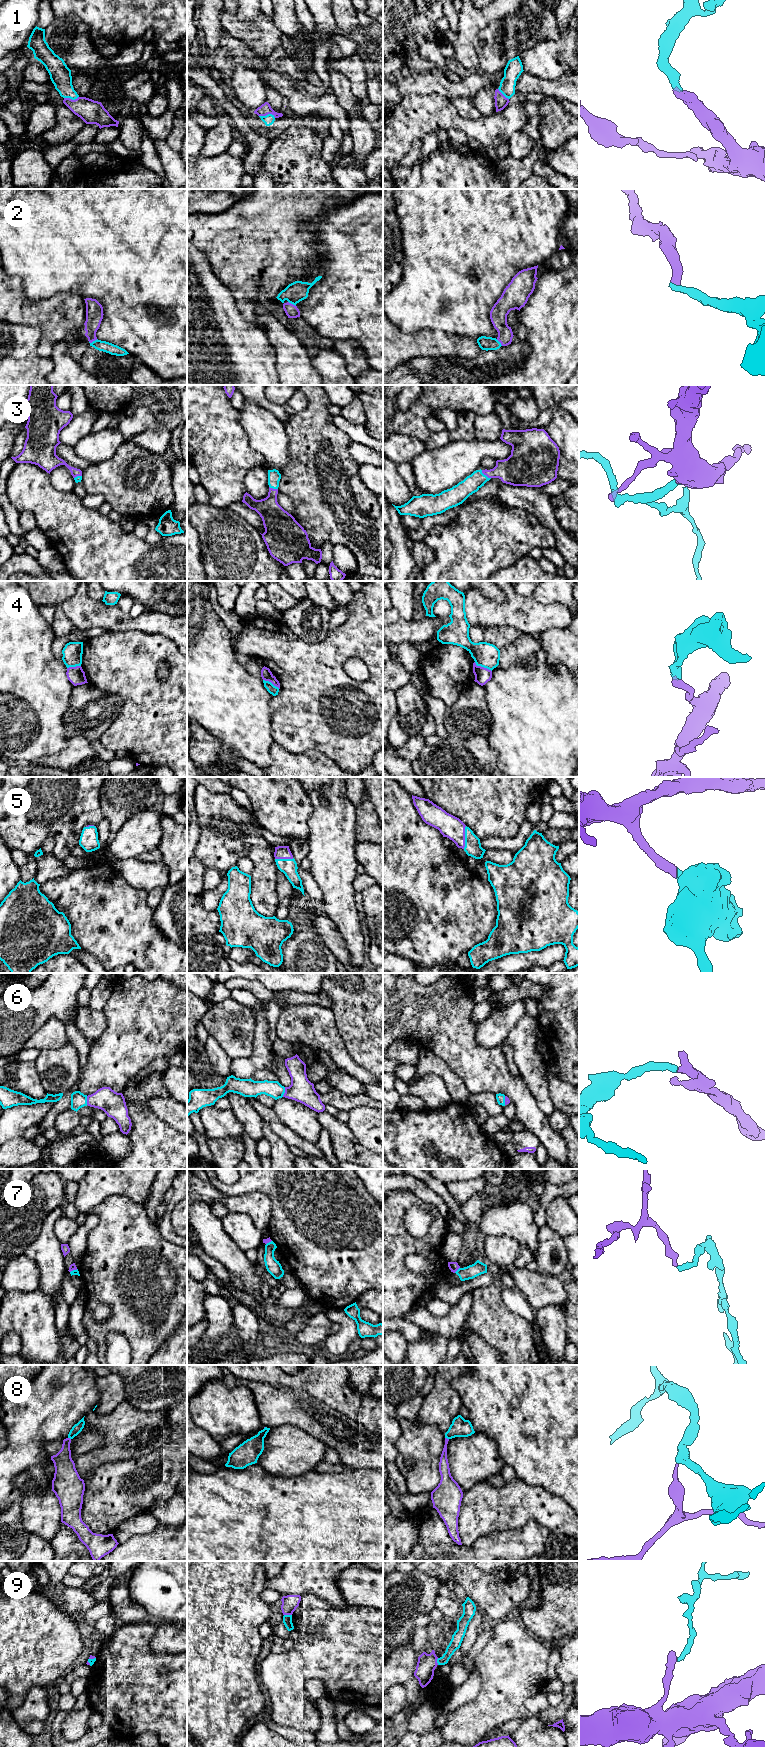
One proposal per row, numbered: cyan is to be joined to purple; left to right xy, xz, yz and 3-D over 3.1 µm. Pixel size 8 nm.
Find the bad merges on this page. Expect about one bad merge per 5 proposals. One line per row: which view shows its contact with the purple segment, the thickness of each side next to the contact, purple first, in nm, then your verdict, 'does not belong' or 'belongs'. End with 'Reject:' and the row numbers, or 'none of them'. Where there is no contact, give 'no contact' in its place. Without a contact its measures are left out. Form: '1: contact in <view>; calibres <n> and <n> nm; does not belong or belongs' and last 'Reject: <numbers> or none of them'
1: contact in xz; calibres 90 and 90 nm; belongs
2: contact in xy; calibres 140 and 90 nm; belongs
3: contact in yz; calibres 240 and 140 nm; belongs
4: contact in yz; calibres 130 and 200 nm; does not belong
5: contact in yz; calibres 180 and 130 nm; belongs
6: contact in xz; calibres 190 and 140 nm; belongs
7: contact in yz; calibres 80 and 110 nm; does not belong
8: contact in yz; calibres 90 and 150 nm; does not belong
9: contact in xz; calibres 130 and 80 nm; does not belong
Reject: 4, 7, 8, 9

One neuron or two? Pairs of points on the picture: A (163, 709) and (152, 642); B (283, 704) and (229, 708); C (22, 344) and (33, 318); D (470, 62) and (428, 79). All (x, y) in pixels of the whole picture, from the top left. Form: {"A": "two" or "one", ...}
{"A": "one", "B": "two", "C": "two", "D": "two"}

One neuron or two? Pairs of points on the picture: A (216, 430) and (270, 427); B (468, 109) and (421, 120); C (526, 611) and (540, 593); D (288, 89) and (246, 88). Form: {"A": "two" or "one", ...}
{"A": "two", "B": "two", "C": "two", "D": "two"}

